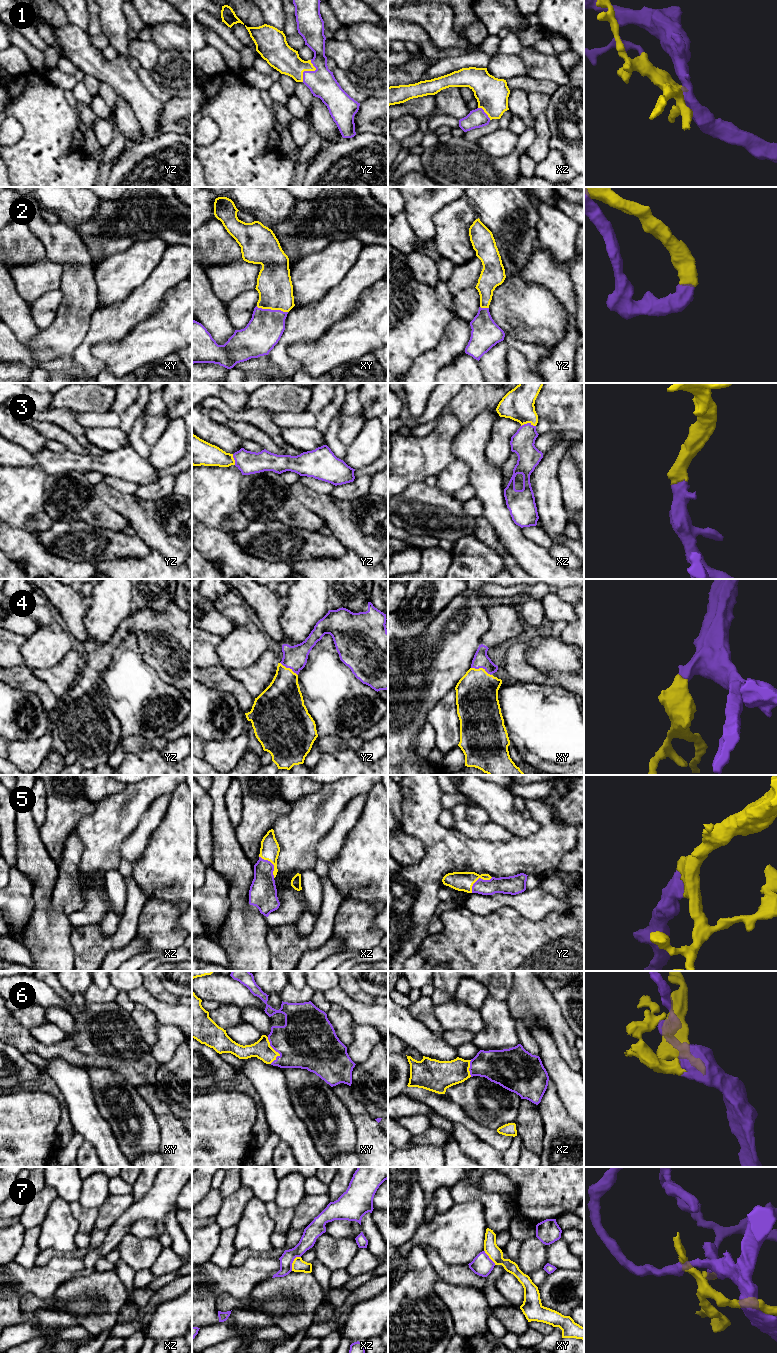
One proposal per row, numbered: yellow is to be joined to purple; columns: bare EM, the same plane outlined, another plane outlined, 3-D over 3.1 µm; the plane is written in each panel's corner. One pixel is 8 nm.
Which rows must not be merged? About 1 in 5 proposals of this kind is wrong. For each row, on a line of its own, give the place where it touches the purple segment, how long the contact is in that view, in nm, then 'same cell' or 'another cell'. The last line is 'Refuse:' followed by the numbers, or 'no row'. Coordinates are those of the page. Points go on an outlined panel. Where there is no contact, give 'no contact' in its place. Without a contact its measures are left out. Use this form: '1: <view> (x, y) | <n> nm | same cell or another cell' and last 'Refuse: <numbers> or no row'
1: yz (309, 71) | 190 nm | same cell
2: xy (272, 310) | 260 nm | same cell
3: xz (528, 423) | 120 nm | same cell
4: xy (481, 667) | 170 nm | same cell
5: yz (478, 879) | 220 nm | same cell
6: xy (275, 1050) | 220 nm | same cell
7: xz (292, 1262) | 140 nm | another cell
Refuse: 7

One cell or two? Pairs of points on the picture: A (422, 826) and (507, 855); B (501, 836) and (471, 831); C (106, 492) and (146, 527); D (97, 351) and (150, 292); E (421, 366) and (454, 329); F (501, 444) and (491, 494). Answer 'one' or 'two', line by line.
A: one
B: one
C: one
D: two
E: one
F: two

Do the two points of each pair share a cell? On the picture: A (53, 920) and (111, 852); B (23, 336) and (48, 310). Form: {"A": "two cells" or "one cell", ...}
{"A": "two cells", "B": "two cells"}

